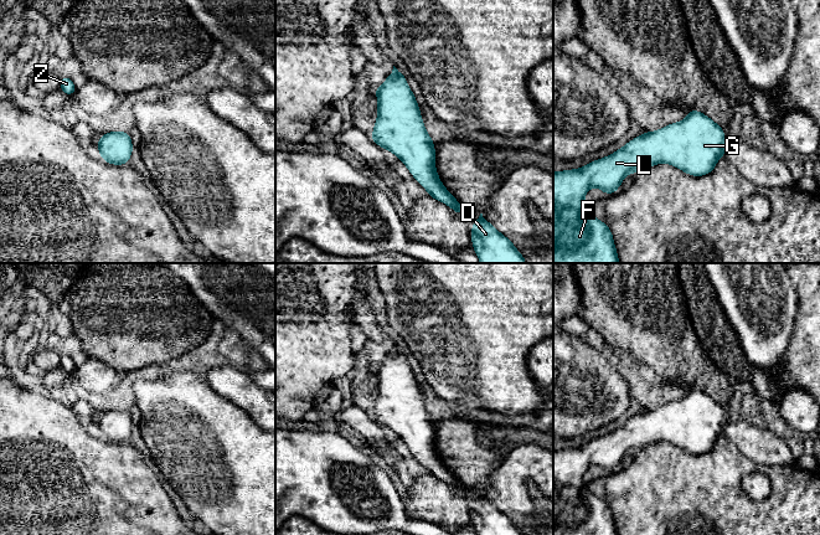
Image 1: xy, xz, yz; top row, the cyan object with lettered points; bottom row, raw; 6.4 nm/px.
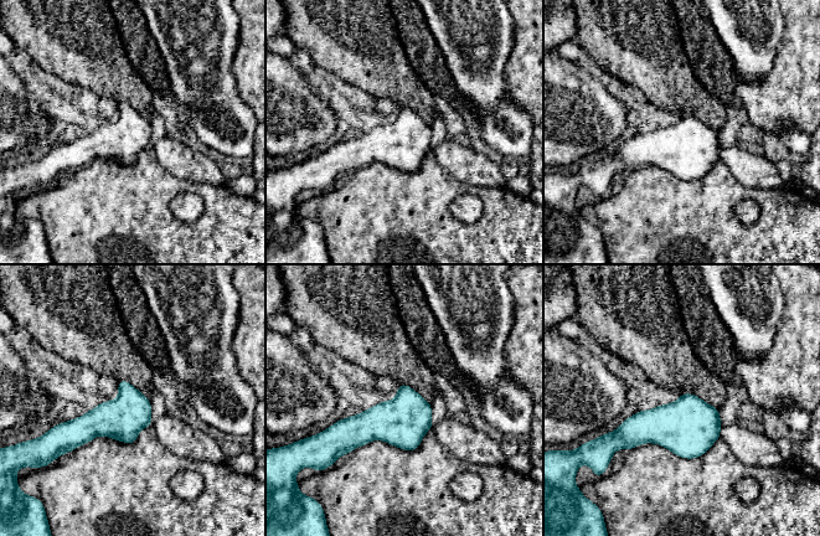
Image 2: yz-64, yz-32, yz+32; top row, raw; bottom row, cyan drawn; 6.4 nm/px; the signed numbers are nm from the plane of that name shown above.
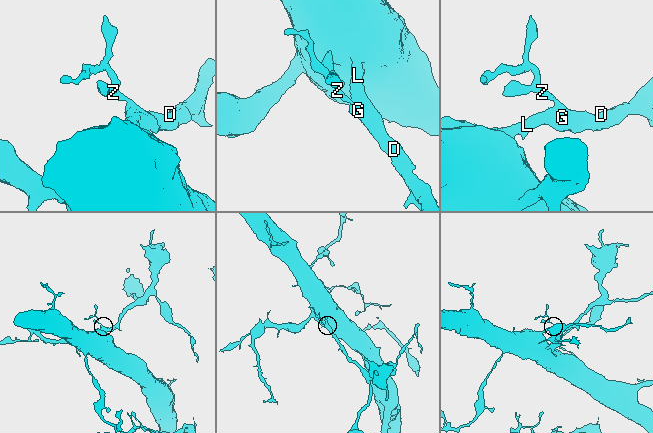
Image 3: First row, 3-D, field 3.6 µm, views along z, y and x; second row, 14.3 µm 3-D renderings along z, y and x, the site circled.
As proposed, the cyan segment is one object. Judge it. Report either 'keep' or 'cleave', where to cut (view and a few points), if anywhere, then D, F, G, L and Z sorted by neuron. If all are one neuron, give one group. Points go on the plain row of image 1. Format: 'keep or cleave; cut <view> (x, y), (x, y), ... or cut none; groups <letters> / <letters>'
keep; cut none; groups D F G L Z

